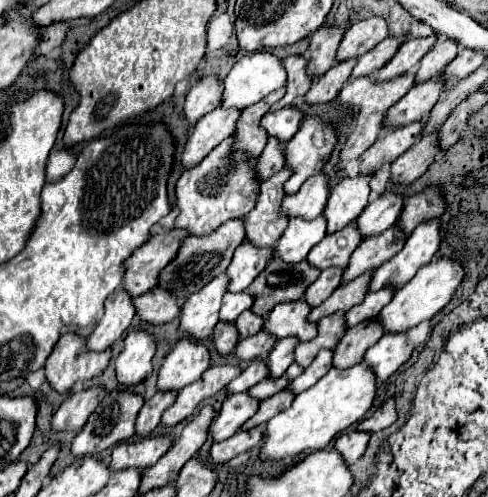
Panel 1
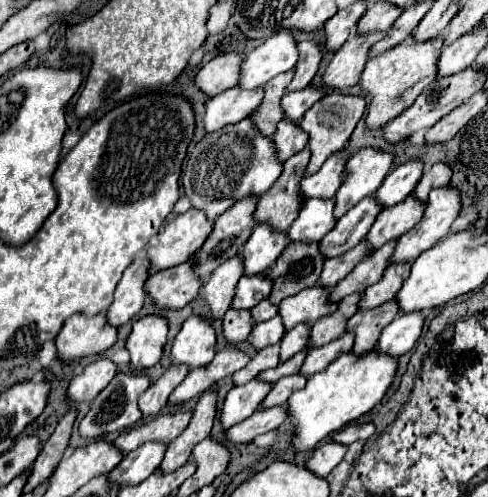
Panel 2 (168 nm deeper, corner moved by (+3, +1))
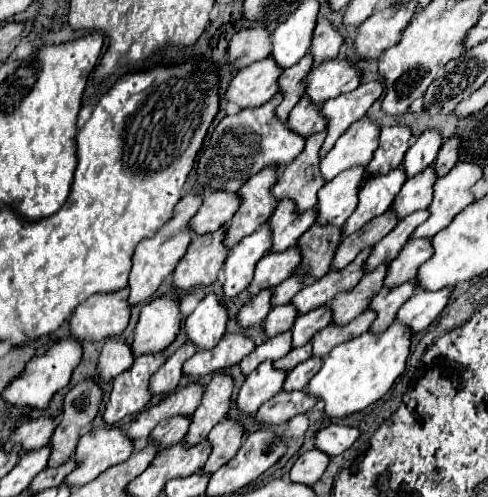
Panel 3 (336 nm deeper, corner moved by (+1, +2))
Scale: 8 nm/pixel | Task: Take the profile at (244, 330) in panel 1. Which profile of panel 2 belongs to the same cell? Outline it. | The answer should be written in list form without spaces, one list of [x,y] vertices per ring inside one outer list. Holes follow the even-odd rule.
[[[263,299],[263,301],[259,301],[259,303],[257,303],[257,305],[251,309],[251,315],[253,315],[253,321],[255,321],[255,323],[267,321],[267,319],[275,317],[277,313],[279,313],[277,305],[273,305],[269,299]]]

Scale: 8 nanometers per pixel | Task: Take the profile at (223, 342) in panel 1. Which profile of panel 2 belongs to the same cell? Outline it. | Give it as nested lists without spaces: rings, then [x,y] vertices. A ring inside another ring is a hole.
[[[229,309],[225,313],[225,319],[223,319],[223,333],[225,333],[225,339],[229,343],[241,343],[249,337],[251,329],[253,329],[253,319],[251,319],[251,311],[239,311],[239,309]]]

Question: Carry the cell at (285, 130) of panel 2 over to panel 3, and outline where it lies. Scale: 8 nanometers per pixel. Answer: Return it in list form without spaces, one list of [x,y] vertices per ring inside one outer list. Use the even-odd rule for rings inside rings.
[[[301,98],[297,106],[291,110],[287,128],[303,138],[325,130],[325,118],[321,118],[321,106],[313,106],[309,98]]]

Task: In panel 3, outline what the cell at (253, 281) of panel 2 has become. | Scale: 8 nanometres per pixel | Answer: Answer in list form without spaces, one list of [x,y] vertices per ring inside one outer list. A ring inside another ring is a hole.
[[[289,248],[281,254],[265,254],[257,266],[255,266],[255,276],[253,282],[249,284],[247,292],[251,296],[259,294],[261,290],[271,290],[283,280],[289,278],[289,270],[293,270],[293,262],[297,262],[297,250]]]

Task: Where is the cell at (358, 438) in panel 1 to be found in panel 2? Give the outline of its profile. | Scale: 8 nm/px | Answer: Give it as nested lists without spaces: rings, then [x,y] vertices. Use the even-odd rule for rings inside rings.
[[[327,441],[327,443],[319,445],[319,447],[313,451],[313,455],[311,455],[311,459],[305,463],[305,467],[307,467],[307,471],[311,471],[313,475],[327,477],[327,475],[333,471],[333,467],[339,465],[339,461],[343,459],[345,451],[347,451],[345,445]]]

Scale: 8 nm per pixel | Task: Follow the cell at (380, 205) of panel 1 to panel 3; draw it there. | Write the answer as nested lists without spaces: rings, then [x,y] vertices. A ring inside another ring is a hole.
[[[433,130],[423,132],[405,154],[403,168],[405,168],[407,178],[413,178],[421,170],[429,168],[435,162],[435,156],[437,156],[437,150],[441,148],[441,144],[443,144],[443,140],[437,132],[433,132]]]

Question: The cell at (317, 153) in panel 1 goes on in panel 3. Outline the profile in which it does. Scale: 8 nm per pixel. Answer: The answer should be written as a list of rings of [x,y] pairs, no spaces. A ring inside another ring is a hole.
[[[367,82],[367,84],[359,84],[359,88],[355,88],[349,94],[341,94],[329,102],[323,102],[321,114],[327,118],[327,138],[319,152],[321,158],[327,156],[327,152],[337,142],[337,138],[351,124],[355,124],[357,120],[361,120],[367,114],[371,104],[381,94],[383,94],[383,86],[379,82]]]

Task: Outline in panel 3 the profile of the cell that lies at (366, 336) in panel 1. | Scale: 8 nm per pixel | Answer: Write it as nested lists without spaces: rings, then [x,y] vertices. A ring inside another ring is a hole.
[[[415,280],[413,282],[405,282],[403,286],[397,286],[393,290],[387,290],[387,288],[381,288],[381,292],[371,300],[369,308],[377,314],[377,318],[373,320],[369,332],[373,334],[381,334],[387,330],[387,326],[393,324],[395,320],[395,314],[397,310],[407,302],[409,296],[413,296],[417,290],[415,286]]]

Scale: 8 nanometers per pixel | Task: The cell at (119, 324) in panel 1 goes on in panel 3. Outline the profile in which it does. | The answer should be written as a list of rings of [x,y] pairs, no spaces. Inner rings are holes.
[[[187,194],[181,198],[179,206],[175,208],[175,216],[153,236],[153,238],[145,238],[143,242],[137,244],[135,248],[135,254],[133,254],[133,268],[129,272],[129,306],[135,306],[139,302],[145,302],[159,286],[161,282],[171,276],[173,272],[173,266],[177,266],[177,262],[181,260],[181,256],[185,254],[189,242],[191,242],[191,232],[187,228],[191,216],[197,212],[197,208],[201,206],[203,202],[203,196],[193,196],[193,194]]]

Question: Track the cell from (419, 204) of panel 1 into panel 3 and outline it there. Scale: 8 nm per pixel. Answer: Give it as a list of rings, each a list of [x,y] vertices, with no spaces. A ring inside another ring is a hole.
[[[451,138],[449,142],[445,142],[437,154],[437,160],[433,162],[433,170],[437,174],[437,178],[445,176],[451,166],[457,162],[457,146],[459,146],[459,138]]]

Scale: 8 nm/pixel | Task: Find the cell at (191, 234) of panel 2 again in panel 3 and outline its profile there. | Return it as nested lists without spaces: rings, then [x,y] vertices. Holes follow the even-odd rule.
[[[213,192],[209,198],[205,198],[199,212],[191,218],[189,230],[193,230],[199,236],[217,232],[217,228],[225,226],[233,218],[237,208],[239,208],[239,196],[237,194]]]

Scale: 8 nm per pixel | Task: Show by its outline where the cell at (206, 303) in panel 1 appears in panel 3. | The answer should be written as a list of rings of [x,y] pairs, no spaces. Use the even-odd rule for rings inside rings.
[[[263,224],[257,232],[243,238],[237,246],[229,250],[229,256],[223,264],[223,300],[235,298],[243,292],[253,278],[253,268],[261,256],[269,252],[271,246],[271,230]]]

